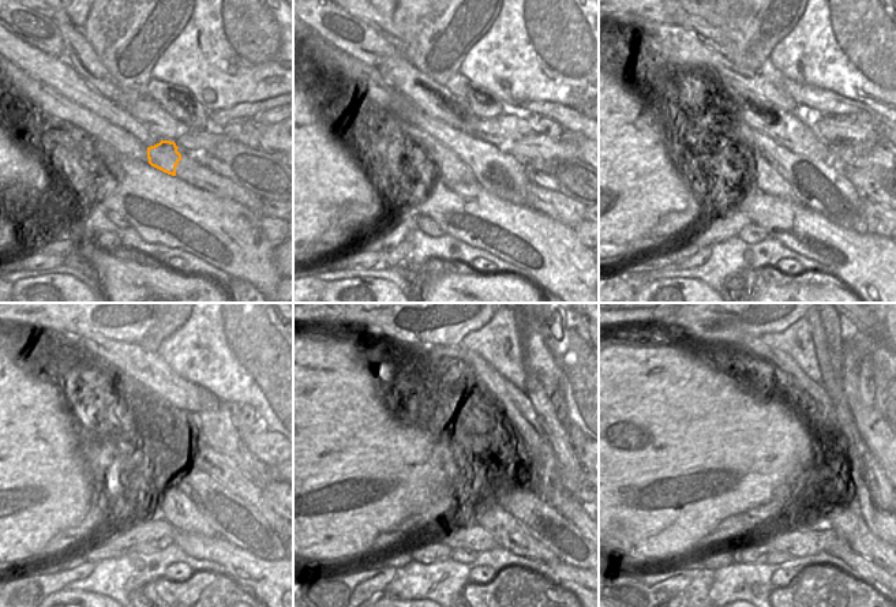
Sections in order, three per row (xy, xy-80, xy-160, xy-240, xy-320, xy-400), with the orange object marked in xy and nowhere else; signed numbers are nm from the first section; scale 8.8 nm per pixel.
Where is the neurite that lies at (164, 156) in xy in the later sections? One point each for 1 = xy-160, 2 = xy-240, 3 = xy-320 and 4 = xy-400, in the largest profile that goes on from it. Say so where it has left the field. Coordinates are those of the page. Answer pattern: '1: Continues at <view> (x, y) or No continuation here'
1: Continues at xy-160 (817, 186)
2: Continues at xy-240 (237, 521)
3: Continues at xy-320 (544, 524)
4: Continues at xy-400 (836, 513)

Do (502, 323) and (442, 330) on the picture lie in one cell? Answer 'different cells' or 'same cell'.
different cells

